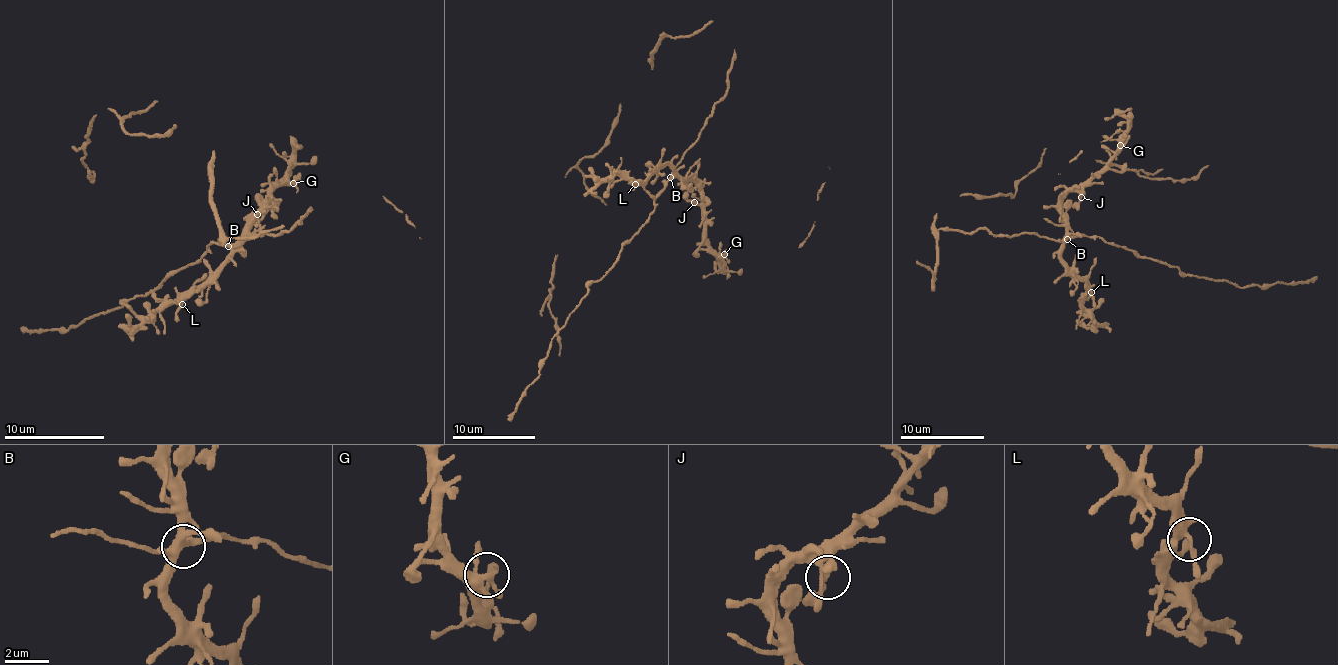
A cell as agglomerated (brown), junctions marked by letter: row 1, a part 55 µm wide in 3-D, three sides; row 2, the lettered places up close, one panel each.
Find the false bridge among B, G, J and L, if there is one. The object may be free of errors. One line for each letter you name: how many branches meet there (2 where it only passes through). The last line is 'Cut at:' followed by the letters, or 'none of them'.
B: 4
Cut at: B

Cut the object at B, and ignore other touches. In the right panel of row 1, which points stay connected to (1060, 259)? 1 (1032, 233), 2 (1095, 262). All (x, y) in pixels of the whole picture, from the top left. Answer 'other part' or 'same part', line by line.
1: other part
2: same part

